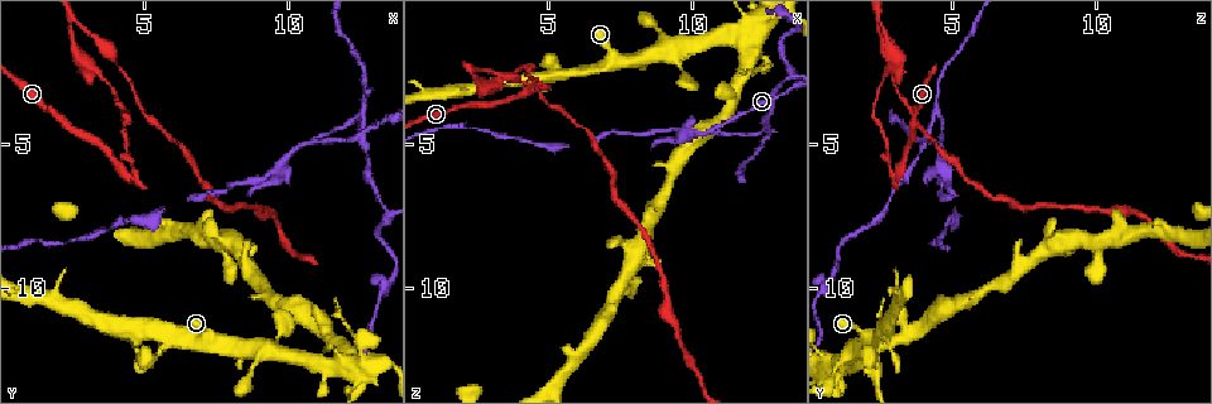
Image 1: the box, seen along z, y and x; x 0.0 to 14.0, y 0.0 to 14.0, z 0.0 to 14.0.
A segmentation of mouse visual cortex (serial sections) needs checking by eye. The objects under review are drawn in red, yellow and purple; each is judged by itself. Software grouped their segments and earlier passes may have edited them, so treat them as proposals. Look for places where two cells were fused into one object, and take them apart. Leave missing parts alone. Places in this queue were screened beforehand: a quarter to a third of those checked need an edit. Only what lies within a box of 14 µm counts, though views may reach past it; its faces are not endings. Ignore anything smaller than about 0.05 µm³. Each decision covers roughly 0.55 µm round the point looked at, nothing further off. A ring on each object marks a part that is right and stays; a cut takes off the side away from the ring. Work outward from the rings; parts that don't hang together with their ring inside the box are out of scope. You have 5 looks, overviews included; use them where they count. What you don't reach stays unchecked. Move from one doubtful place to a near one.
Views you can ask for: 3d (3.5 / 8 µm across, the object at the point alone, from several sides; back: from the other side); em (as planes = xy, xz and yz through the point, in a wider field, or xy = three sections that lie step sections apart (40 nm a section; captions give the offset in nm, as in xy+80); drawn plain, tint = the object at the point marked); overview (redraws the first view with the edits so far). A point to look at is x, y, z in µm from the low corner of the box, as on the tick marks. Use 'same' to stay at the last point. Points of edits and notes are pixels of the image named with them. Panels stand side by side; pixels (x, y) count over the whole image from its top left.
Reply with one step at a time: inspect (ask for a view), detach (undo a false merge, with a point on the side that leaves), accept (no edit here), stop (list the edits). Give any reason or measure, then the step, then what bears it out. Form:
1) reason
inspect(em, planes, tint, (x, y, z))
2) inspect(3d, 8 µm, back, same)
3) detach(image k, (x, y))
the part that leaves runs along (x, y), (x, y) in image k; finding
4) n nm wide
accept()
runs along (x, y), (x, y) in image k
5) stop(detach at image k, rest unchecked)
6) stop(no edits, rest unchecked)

abrupt turn
inspect(3d, 3.5 µm, (4.6, 6.1, 3.1))

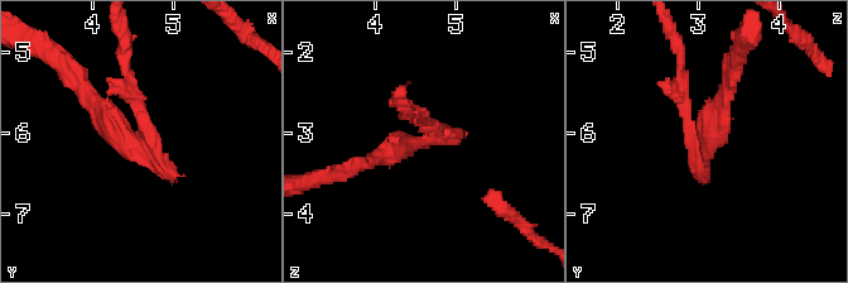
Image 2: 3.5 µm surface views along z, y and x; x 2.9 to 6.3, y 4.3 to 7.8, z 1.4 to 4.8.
inspect(em, xy, step 2, tint, (4.65, 6.15, 3.05))

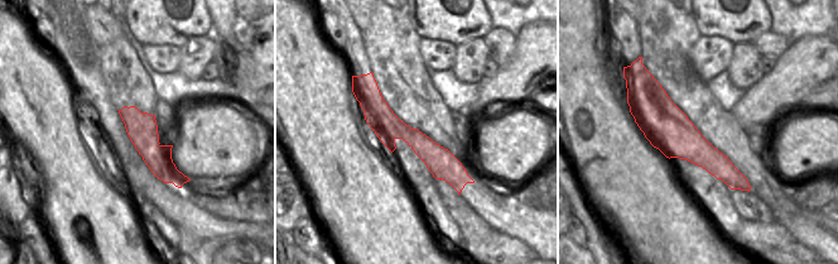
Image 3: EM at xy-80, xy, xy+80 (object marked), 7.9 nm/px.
detach(image 2, (133, 92))
the part that leaves runs along (148, 135), (124, 65), (124, 34) in image 2; two cells meet here

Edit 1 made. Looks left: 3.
three arms meet
inspect(3d, 8 µm, (10.8, 5.0, 4.4))

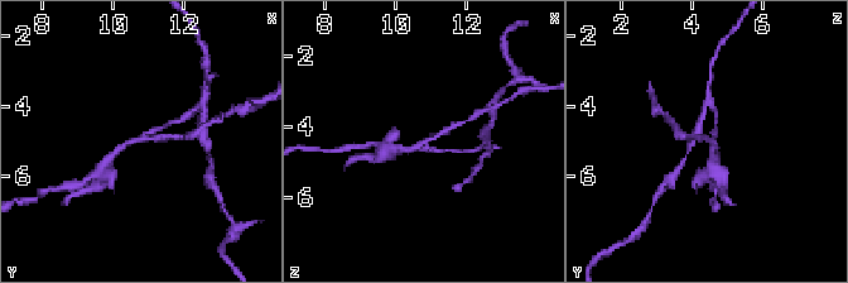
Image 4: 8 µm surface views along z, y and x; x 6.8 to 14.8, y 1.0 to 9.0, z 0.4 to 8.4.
inspect(3d, 3.5 µm, (10.8, 5.0, 4.6))

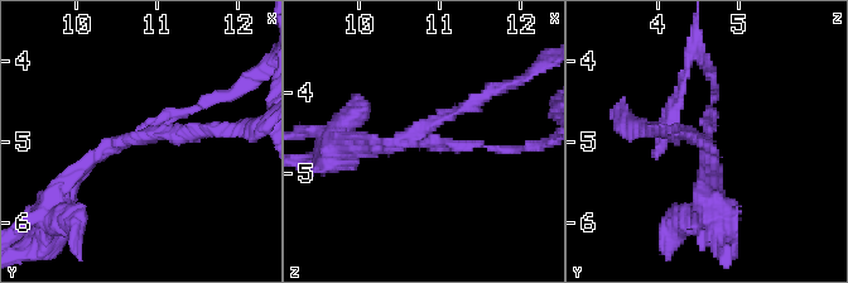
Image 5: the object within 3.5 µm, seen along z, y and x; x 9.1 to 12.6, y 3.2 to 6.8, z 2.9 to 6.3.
3 arms; arms of 150, 150, 150 nm; shape alone is not enough
inspect(em, xy, step 5, tint, (10.80, 5.00, 4.50))

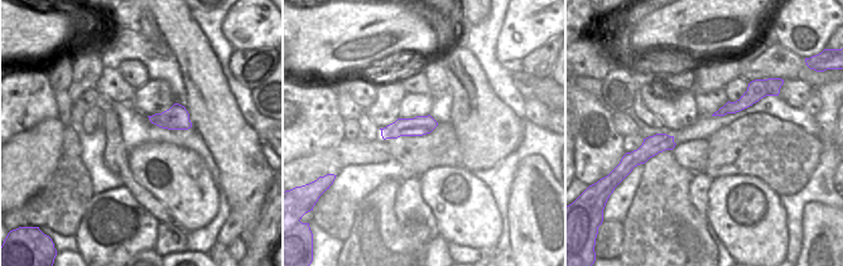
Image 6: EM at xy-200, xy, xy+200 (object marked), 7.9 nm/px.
detach(image 5, (458, 144))
the part that leaves runs along (425, 143), (495, 149), (534, 145) in image 5; a second cell is stuck on

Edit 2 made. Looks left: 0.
stop(detach at image 2, detach at image 5, rest unchecked)

